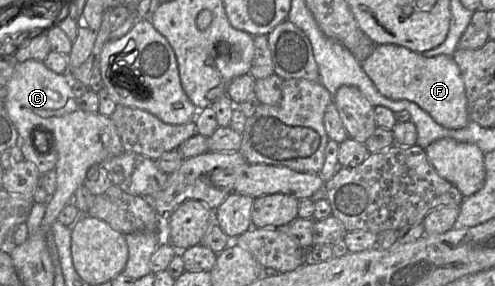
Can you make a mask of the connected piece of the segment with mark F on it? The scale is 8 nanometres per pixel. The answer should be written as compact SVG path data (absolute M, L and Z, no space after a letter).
M383 44L376 45L361 65L376 89L386 98L414 102L448 129L462 129L470 122L464 81L452 56L427 58L403 46Z

